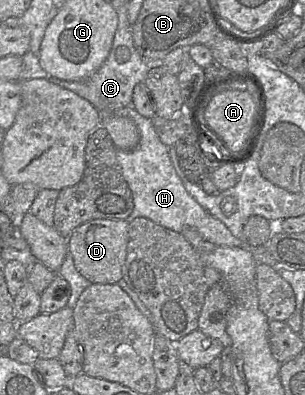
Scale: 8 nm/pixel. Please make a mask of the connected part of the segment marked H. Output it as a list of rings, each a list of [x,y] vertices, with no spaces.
[[[132,105],[113,110],[115,115],[131,119],[137,126],[140,141],[131,151],[116,149],[116,160],[122,175],[127,182],[133,197],[134,208],[126,221],[130,223],[135,218],[145,217],[165,228],[182,233],[184,228],[195,228],[209,243],[217,246],[240,247],[252,254],[257,263],[273,267],[276,260],[265,246],[253,246],[235,237],[218,219],[210,215],[185,189],[175,172],[169,157],[169,148],[163,144],[155,130],[152,120],[141,116]]]

